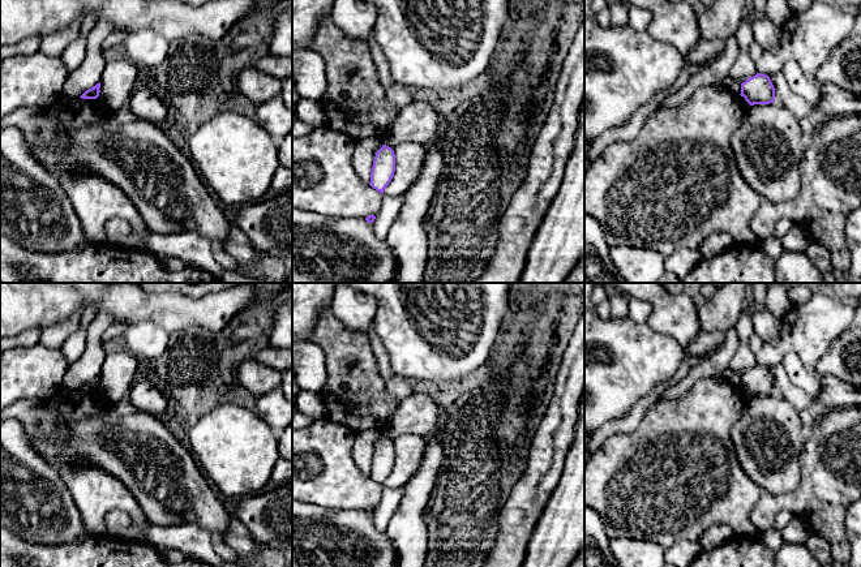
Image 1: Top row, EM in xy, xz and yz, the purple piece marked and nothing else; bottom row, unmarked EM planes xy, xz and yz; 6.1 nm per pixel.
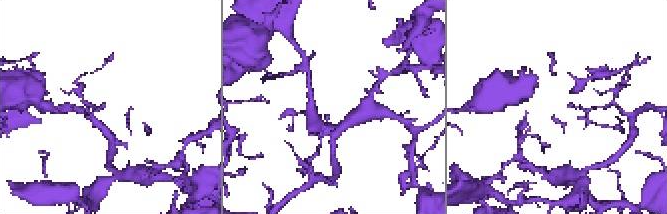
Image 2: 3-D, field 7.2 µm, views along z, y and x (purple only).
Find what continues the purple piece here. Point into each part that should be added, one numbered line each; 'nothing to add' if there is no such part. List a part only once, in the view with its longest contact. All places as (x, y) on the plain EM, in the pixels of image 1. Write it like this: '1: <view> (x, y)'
nothing to add

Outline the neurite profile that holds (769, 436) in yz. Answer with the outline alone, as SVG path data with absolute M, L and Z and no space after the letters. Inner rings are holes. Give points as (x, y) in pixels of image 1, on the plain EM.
M770 395L746 399L732 439L744 472L772 495L793 491L800 482L798 456L806 439L800 411Z

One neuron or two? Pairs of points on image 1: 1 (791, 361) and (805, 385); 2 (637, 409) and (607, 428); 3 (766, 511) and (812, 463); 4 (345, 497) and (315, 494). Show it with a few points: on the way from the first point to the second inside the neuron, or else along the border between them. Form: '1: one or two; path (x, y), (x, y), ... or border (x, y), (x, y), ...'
1: one; path (793, 366), (802, 379)
2: one; path (630, 417), (622, 425), (615, 426)
3: one; path (782, 502), (791, 502), (812, 479)
4: one; path (337, 494), (322, 494)

